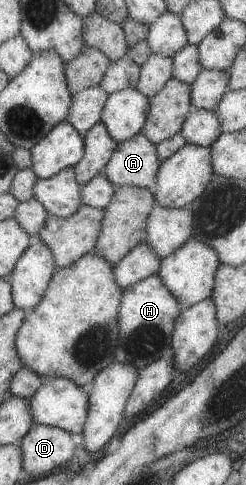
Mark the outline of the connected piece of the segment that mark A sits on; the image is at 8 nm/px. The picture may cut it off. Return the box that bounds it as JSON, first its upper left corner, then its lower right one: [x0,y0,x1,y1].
[101,132,160,189]

